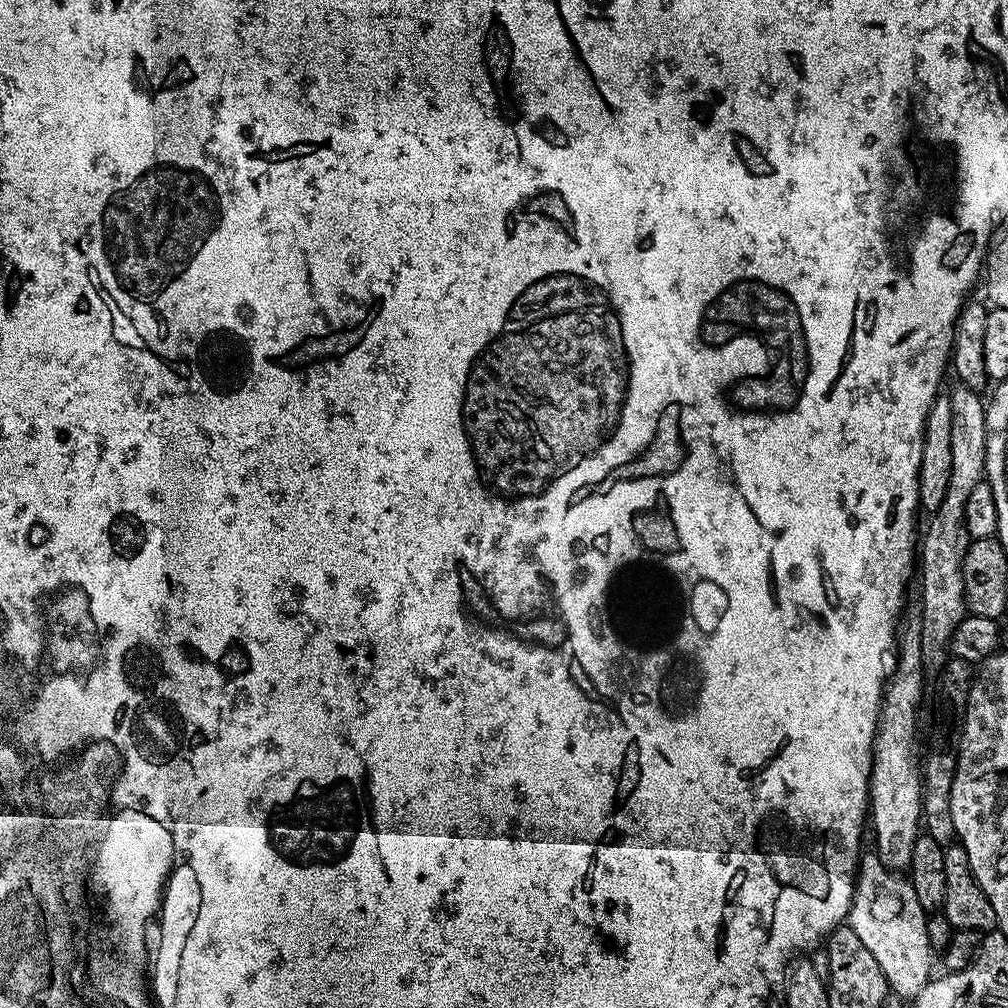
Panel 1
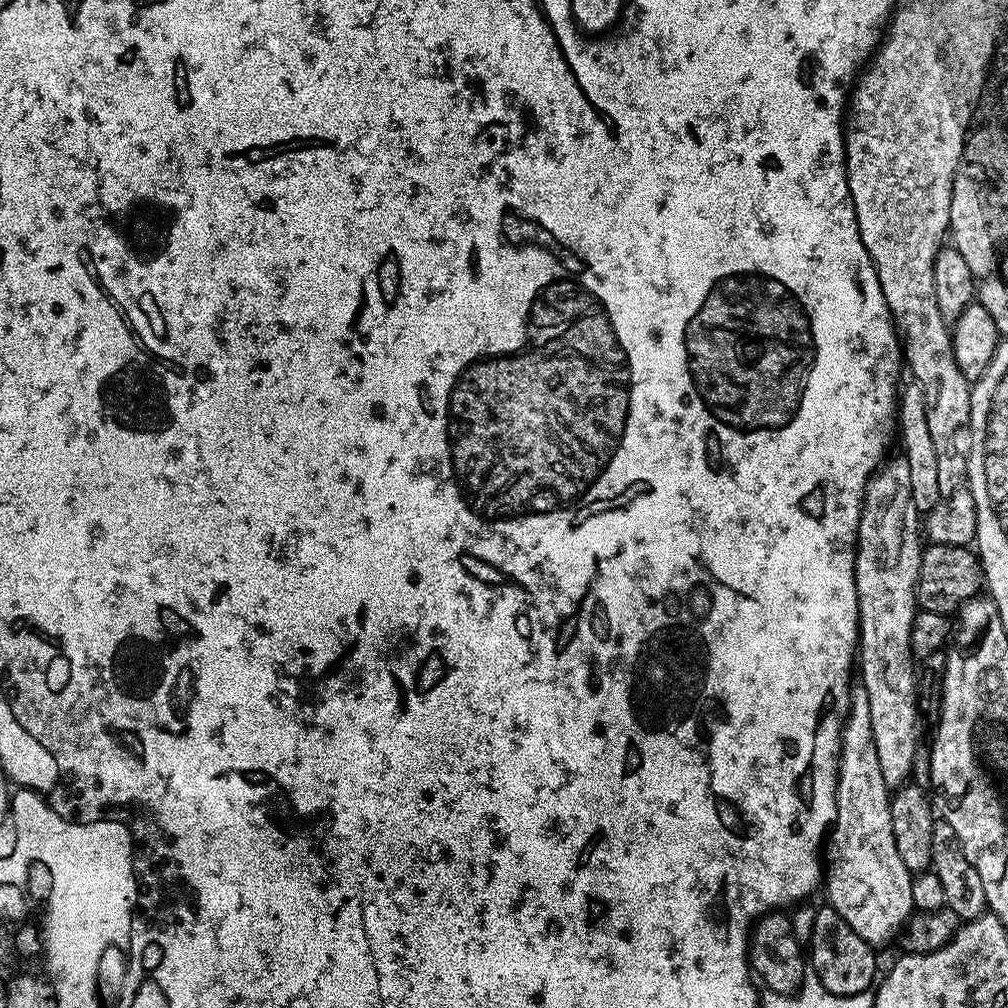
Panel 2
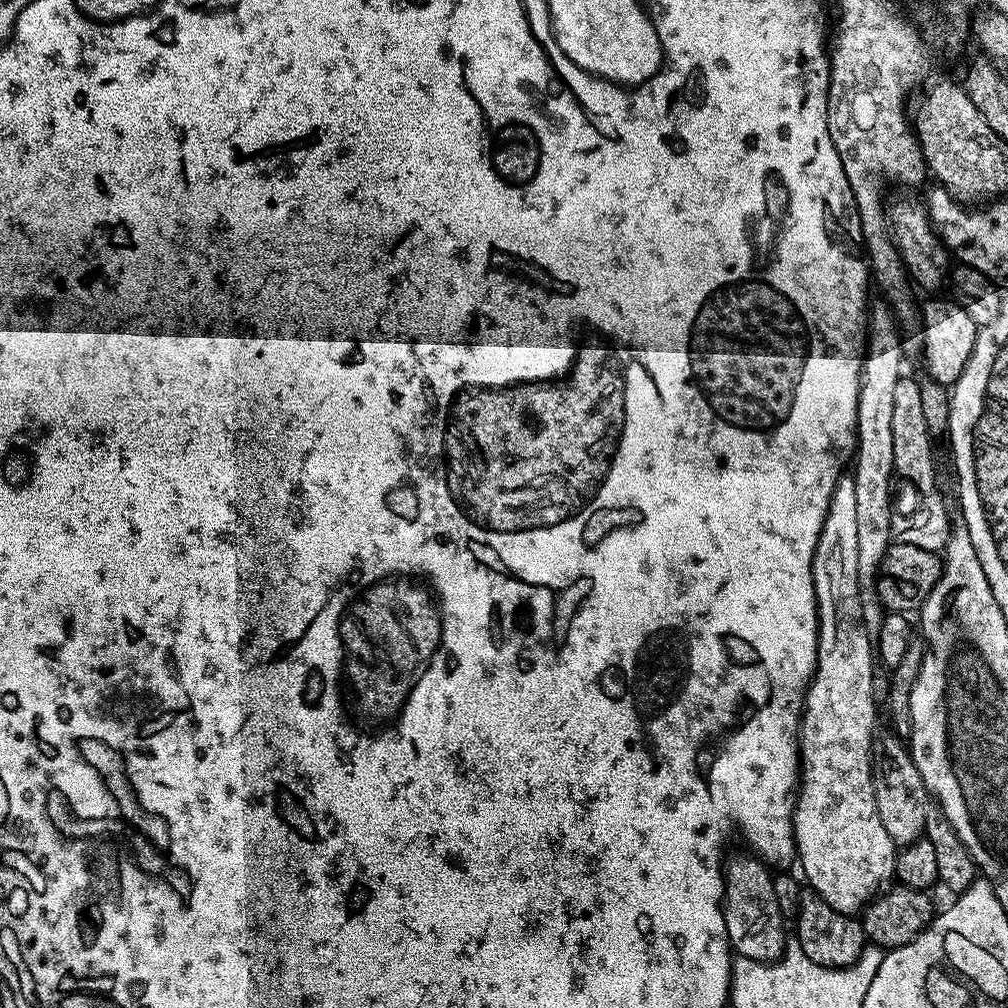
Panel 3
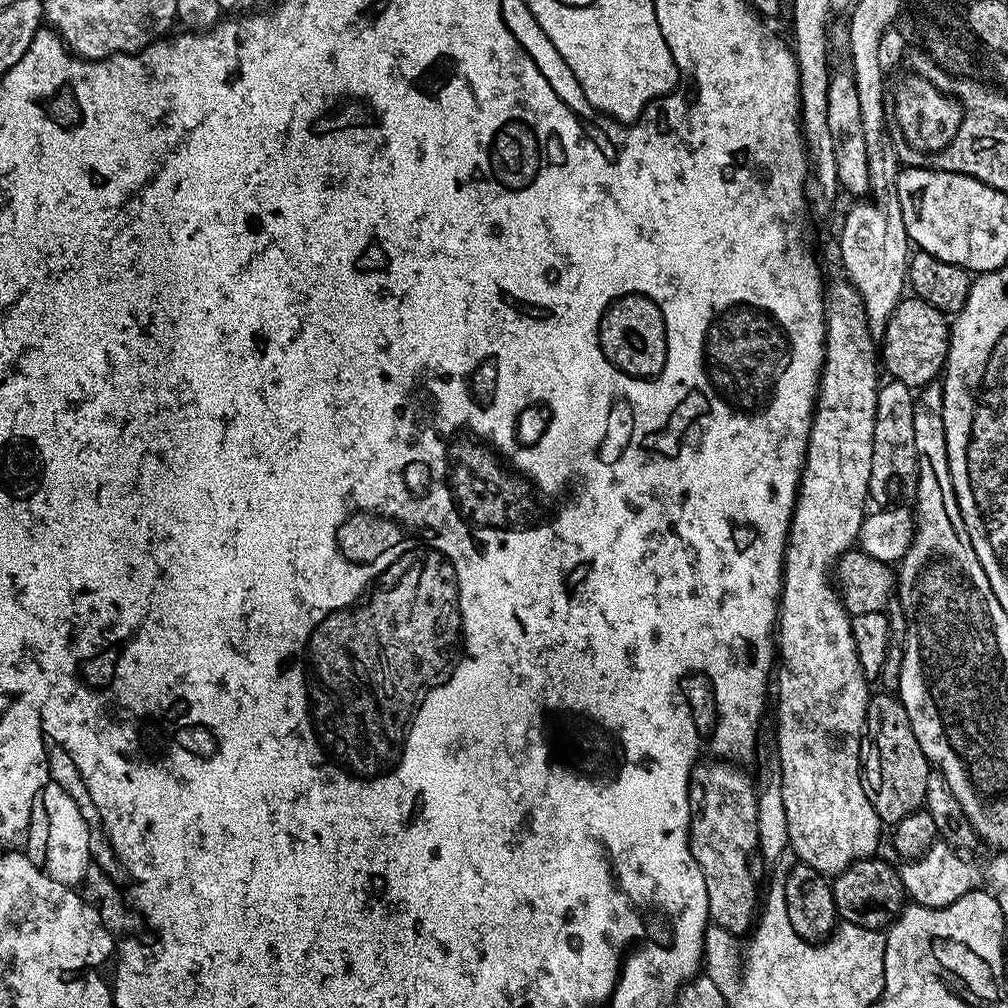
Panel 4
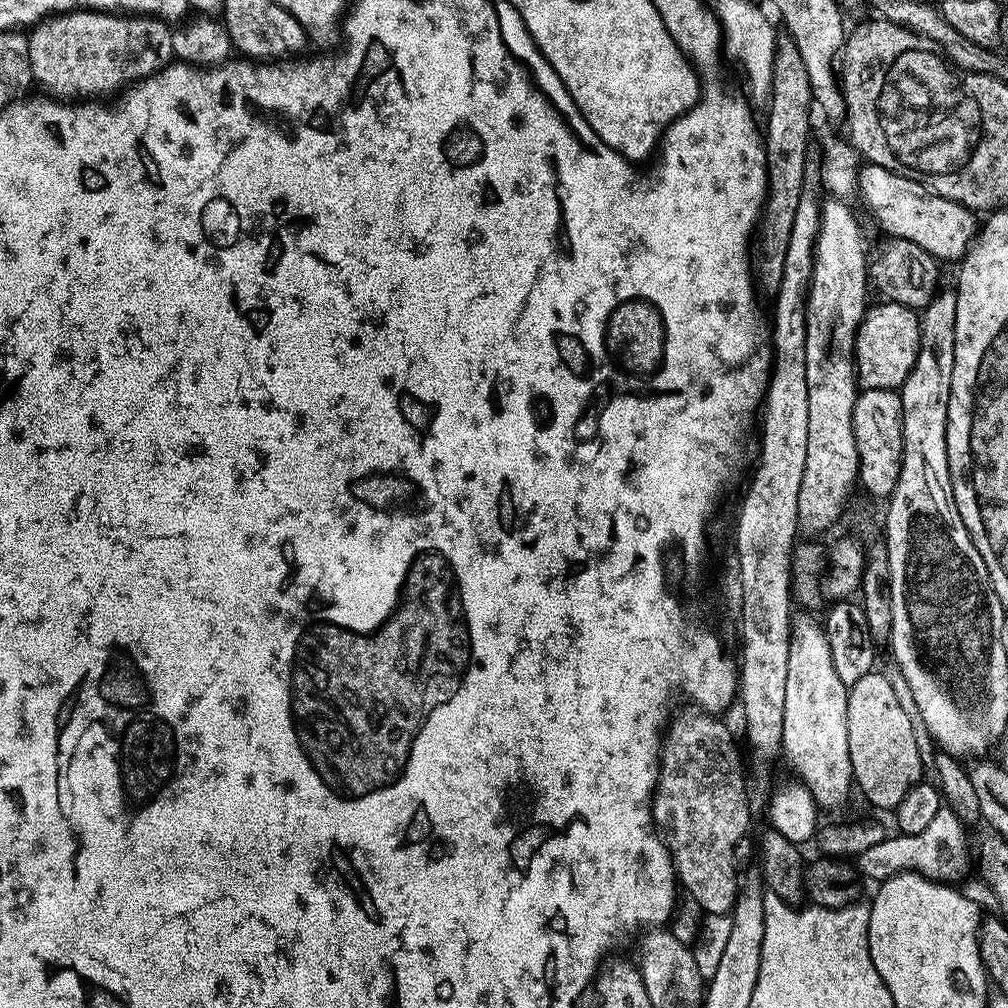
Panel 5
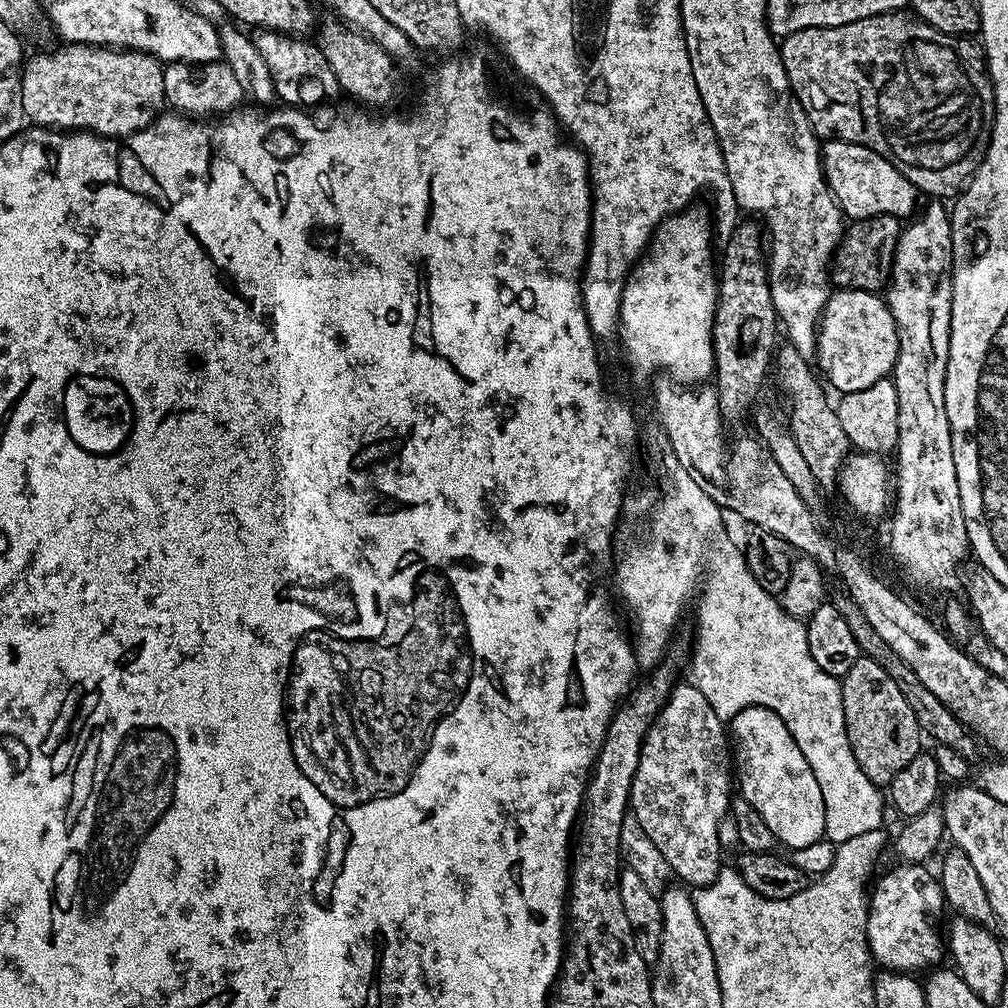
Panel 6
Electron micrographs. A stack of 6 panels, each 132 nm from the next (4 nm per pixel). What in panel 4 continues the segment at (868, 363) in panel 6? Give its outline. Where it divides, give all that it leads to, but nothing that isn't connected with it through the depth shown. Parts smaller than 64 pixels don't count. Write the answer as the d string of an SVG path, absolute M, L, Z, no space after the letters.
M905 298L900 301L888 324L888 330L882 337L883 371L885 368L891 379L902 382L910 389L922 389L943 373L948 362L949 343L949 317L930 306L930 302L919 298Z

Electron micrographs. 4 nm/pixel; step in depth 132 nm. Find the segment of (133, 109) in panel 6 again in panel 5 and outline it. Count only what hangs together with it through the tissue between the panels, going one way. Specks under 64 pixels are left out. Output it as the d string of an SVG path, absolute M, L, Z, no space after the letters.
M81 10L78 12L62 12L55 16L49 16L47 20L40 21L27 33L26 46L30 50L30 66L32 67L32 79L37 85L41 84L43 91L49 97L65 102L80 102L85 98L108 98L108 95L119 93L121 90L133 85L137 80L144 80L150 74L162 70L168 64L173 63L173 29L163 20L157 20L154 16L137 16L135 14L117 14L114 12L102 12L99 10Z

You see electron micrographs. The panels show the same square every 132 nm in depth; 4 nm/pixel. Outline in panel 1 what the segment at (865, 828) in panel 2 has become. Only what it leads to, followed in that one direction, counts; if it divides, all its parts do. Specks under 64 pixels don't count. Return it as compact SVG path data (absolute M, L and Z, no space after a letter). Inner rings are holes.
M875 854L865 855L858 865L852 908L848 911L847 927L858 934L862 946L874 954L889 989L901 1001L911 1001L929 980L933 979L934 949L928 937L929 913L918 902L912 881L899 871L887 868ZM901 876L901 877L900 877ZM897 992L897 993L896 993Z

